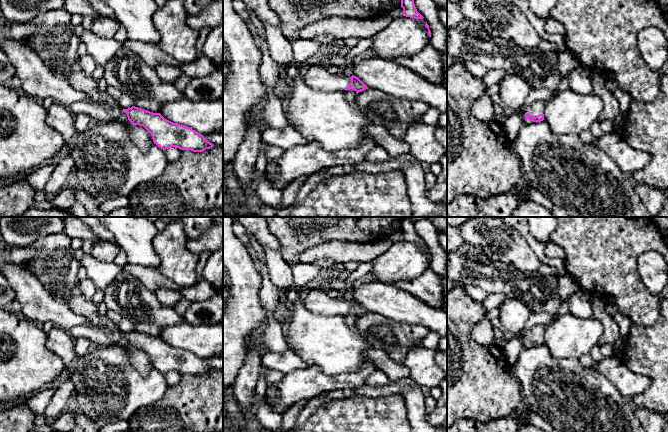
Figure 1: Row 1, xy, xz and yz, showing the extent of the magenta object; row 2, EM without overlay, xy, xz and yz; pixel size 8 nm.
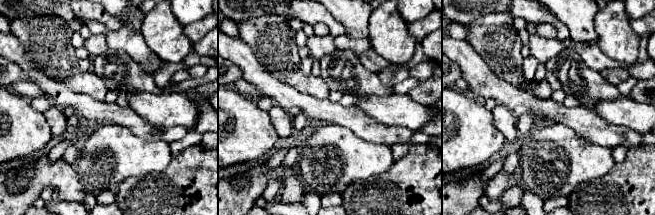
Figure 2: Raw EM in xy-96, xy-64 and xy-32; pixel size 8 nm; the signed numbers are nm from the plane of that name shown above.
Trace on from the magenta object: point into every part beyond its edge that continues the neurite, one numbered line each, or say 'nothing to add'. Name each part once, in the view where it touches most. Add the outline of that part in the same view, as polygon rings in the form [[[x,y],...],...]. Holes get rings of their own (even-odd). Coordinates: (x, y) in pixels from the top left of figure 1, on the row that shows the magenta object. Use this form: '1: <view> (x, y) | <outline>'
1: yz (538, 107) | [[[535,101],[530,106],[526,107],[526,114],[530,114],[533,117],[538,116],[539,114],[544,114],[544,112],[545,112],[544,101]]]

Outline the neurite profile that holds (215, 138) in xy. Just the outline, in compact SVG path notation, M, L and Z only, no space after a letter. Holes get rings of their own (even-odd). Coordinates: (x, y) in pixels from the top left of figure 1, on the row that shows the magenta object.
M220 132L203 135L210 143L223 147L223 134Z

